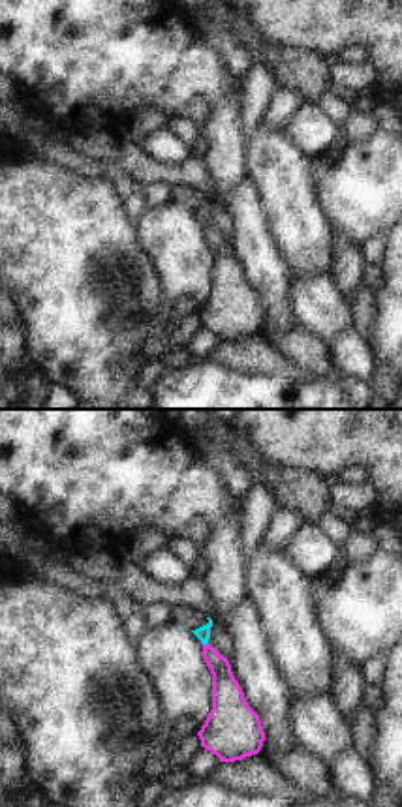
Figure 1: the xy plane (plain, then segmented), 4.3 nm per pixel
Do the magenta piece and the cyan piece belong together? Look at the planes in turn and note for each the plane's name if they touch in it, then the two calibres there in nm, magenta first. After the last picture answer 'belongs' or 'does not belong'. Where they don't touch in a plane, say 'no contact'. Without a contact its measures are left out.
xy | 140/60 nm

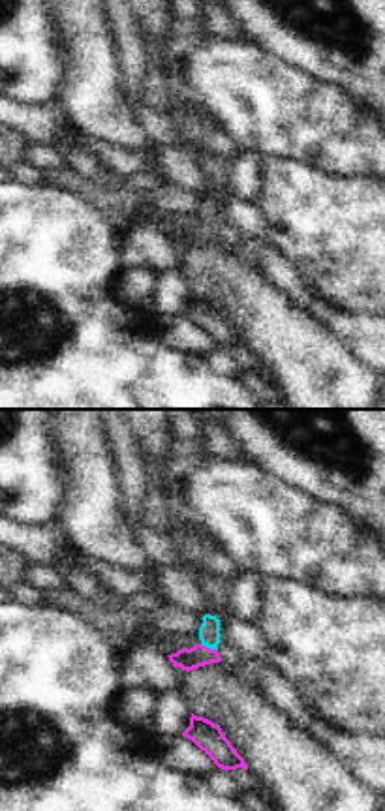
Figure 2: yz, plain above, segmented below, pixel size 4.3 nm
yz | 90/100 nm

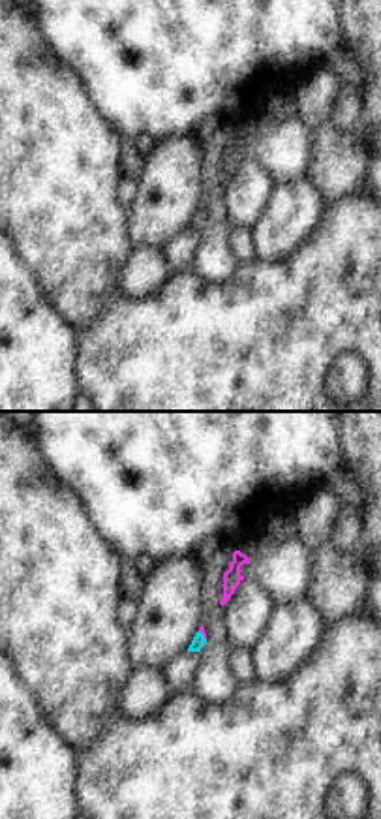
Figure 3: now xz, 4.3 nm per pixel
xz | 20/60 nm

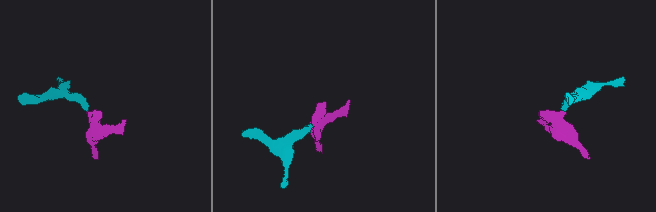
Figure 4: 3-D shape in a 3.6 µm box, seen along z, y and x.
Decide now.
belongs

